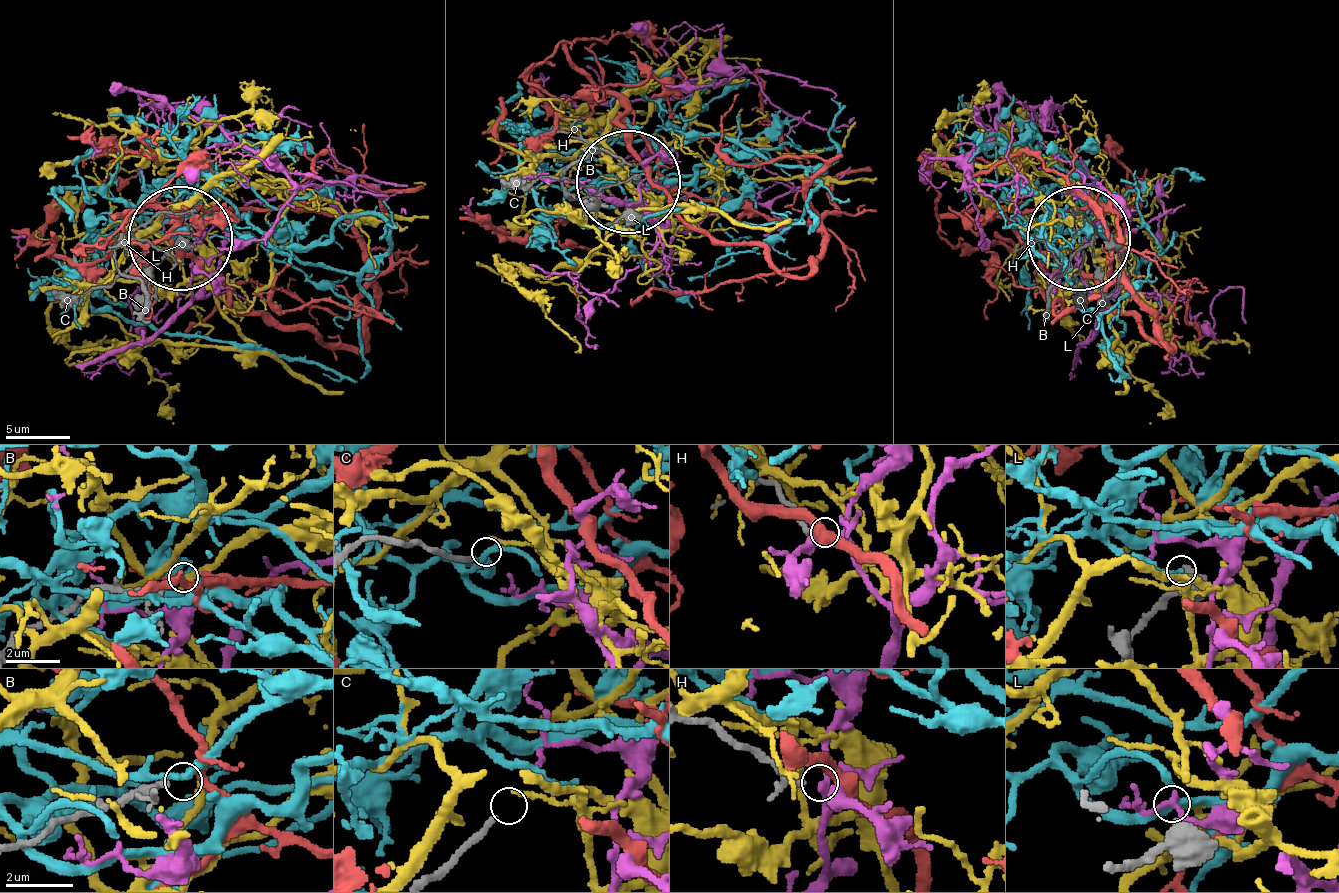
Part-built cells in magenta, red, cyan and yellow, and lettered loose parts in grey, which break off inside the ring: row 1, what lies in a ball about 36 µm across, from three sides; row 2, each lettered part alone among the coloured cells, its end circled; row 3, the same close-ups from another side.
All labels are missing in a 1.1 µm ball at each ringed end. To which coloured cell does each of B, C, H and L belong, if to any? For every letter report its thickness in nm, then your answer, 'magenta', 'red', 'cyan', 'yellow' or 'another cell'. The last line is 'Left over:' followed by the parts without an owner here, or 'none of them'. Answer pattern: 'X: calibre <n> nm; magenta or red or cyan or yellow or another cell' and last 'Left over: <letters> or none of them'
B: calibre 170 nm; red
C: calibre 190 nm; another cell
H: calibre 130 nm; magenta
L: calibre 400 nm; cyan
Left over: C

